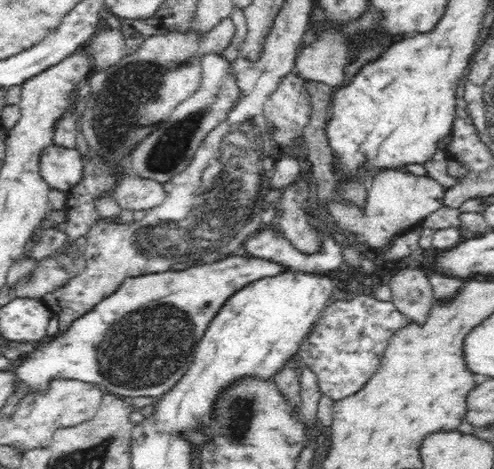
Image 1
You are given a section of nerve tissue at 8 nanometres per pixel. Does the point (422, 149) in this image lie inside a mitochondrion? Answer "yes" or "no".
no

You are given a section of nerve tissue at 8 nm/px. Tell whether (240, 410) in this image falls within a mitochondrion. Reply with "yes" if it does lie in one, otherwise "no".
yes

